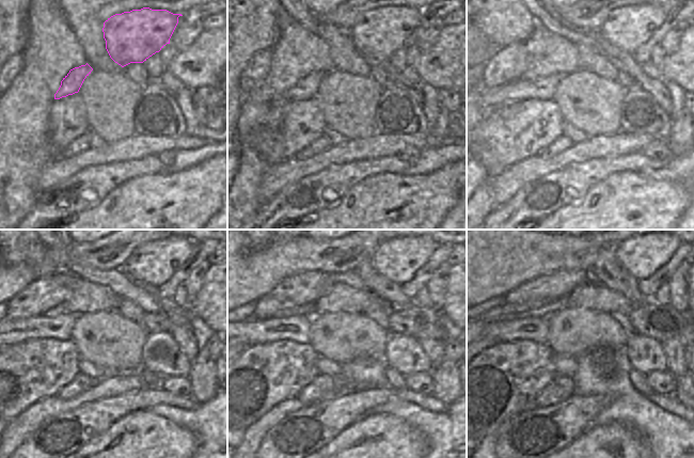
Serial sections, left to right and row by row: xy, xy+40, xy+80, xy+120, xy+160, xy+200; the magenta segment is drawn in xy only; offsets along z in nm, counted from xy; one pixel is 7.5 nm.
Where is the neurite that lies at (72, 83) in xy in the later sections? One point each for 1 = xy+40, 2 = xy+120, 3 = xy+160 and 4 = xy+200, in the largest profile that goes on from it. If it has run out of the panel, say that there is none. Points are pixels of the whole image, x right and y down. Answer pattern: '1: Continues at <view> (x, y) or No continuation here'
1: Continues at xy+40 (305, 88)
2: Continues at xy+120 (60, 327)
3: Continues at xy+160 (297, 328)
4: Continues at xy+200 (535, 329)

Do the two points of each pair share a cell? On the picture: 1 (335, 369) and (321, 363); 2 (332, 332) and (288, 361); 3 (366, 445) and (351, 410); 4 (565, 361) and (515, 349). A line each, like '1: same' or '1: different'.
1: same
2: different
3: different
4: different

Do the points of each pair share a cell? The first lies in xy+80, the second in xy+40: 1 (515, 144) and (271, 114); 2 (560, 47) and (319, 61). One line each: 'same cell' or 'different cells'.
1: different cells
2: same cell

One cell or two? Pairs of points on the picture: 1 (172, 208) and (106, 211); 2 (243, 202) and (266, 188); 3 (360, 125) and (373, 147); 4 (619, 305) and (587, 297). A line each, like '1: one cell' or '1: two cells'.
1: one cell
2: two cells
3: two cells
4: one cell

